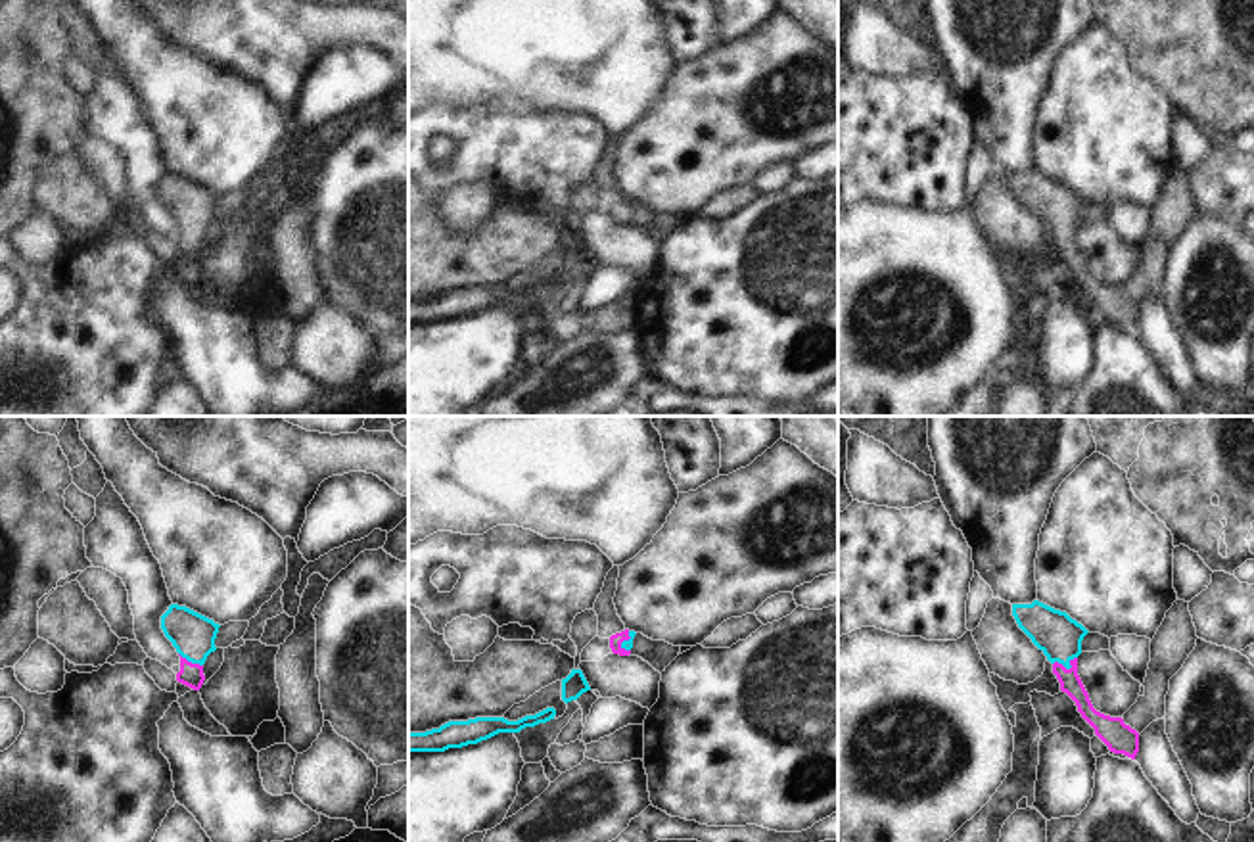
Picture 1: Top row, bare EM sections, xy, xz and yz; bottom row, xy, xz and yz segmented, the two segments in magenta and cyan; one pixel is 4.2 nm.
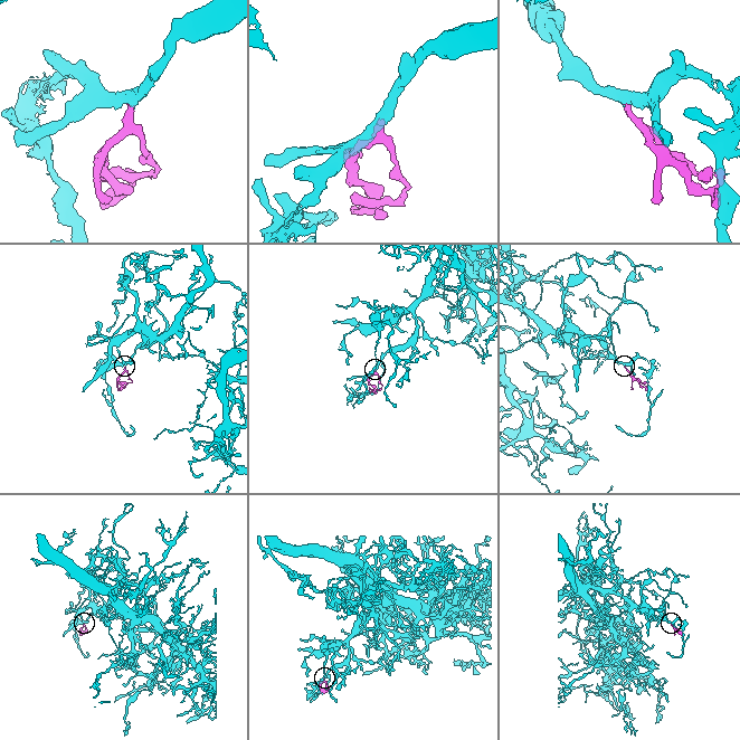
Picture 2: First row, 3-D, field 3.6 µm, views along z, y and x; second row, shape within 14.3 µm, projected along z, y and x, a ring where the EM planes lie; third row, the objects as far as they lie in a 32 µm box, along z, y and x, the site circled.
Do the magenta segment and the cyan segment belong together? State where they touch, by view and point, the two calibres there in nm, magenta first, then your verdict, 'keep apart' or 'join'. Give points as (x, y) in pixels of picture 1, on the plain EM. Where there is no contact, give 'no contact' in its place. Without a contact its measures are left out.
meets magenta in yz at (1065, 238); 90 nm thick on the magenta side, 190 nm on the other; join

